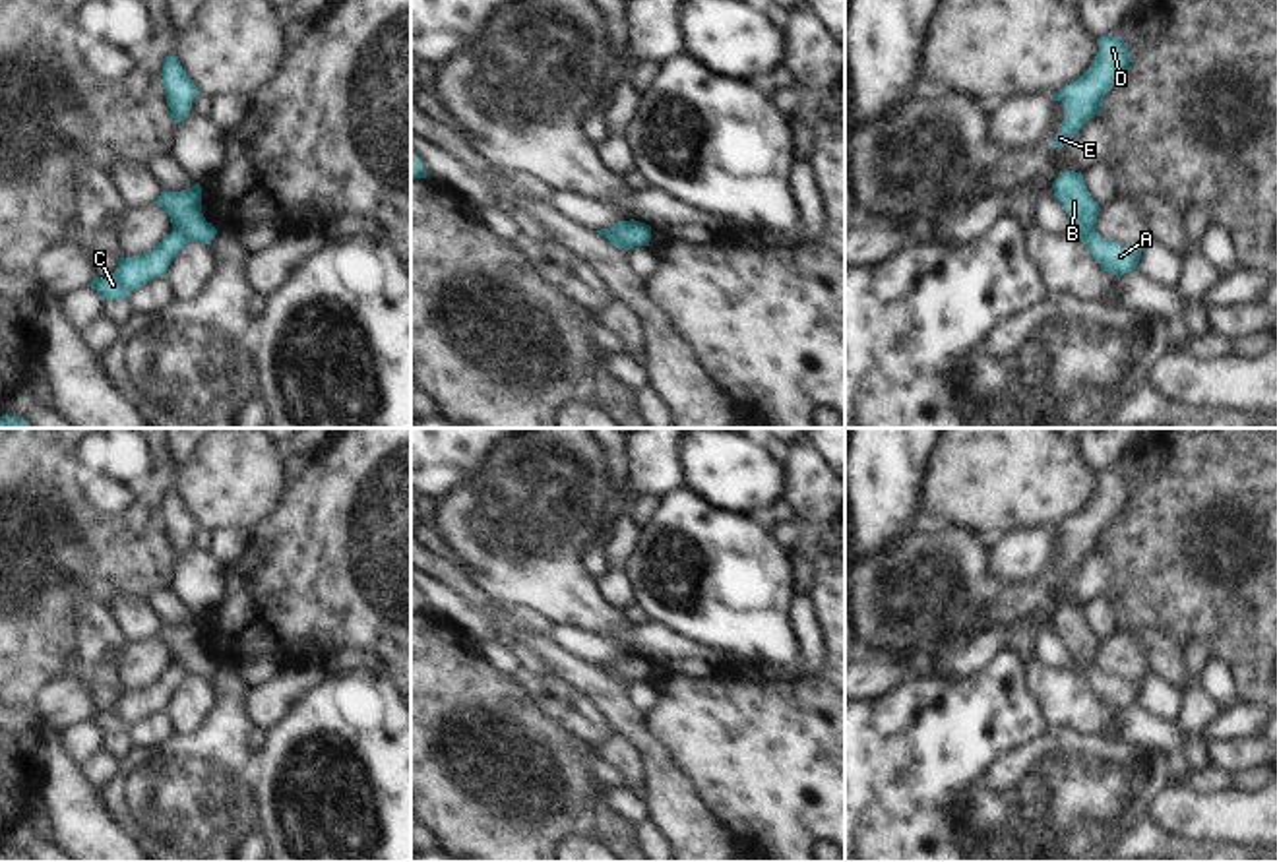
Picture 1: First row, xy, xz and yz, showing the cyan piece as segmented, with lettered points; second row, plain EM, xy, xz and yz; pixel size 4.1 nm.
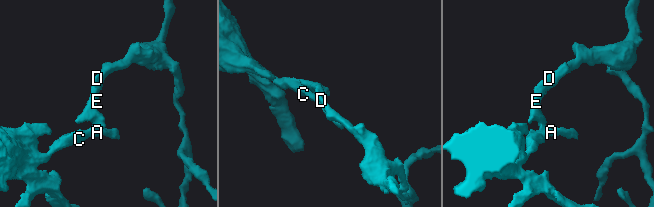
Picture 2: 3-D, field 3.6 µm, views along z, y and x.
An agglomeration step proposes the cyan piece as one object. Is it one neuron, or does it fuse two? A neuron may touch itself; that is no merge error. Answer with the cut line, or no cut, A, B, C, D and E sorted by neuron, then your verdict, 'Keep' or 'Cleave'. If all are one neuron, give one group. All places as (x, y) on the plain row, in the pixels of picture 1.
Split along xz (609, 663), (626, 682). Groups: A C / B D E. Cleave

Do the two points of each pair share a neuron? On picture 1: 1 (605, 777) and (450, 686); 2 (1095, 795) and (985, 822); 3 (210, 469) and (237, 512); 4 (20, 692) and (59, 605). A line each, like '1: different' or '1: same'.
1: different
2: same
3: same
4: same

